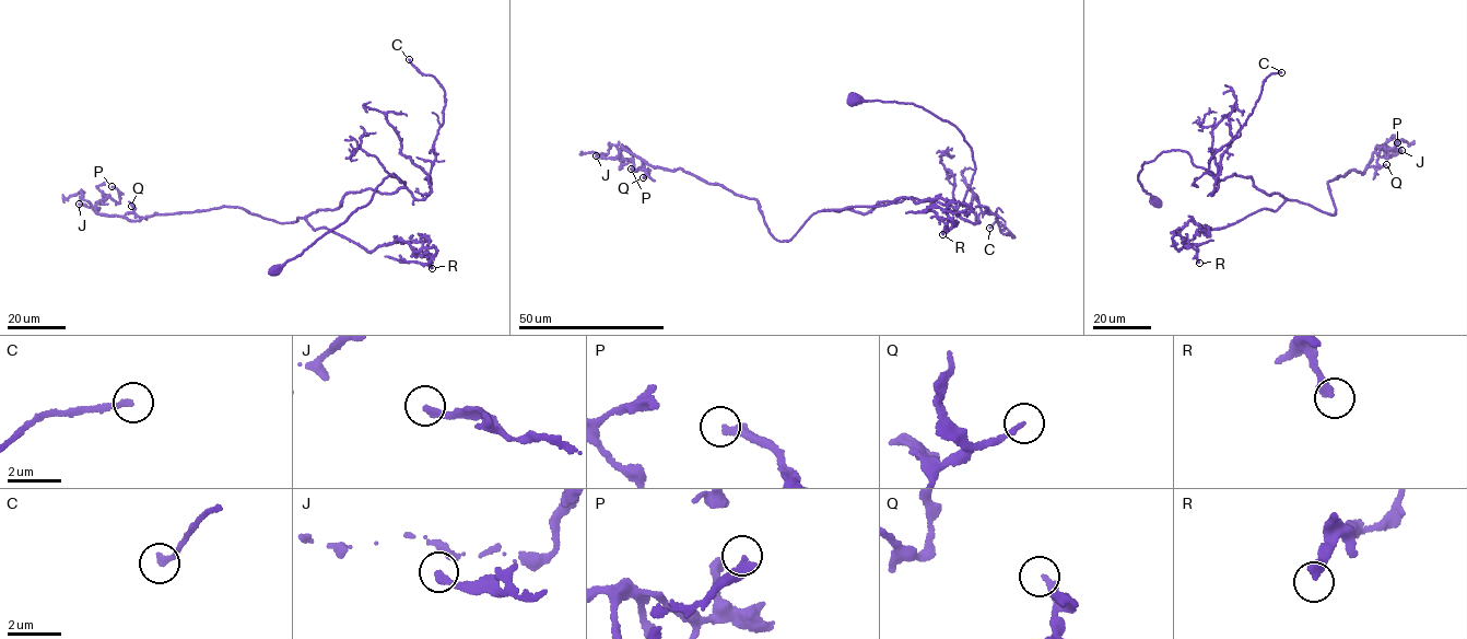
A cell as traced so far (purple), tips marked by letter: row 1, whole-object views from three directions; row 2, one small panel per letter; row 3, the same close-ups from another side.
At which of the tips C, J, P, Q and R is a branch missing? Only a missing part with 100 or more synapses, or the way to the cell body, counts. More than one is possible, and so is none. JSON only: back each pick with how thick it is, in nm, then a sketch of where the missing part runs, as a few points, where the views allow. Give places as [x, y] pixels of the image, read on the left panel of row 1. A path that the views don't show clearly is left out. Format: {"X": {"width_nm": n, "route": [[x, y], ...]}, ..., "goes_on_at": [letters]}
{"goes_on_at": []}

